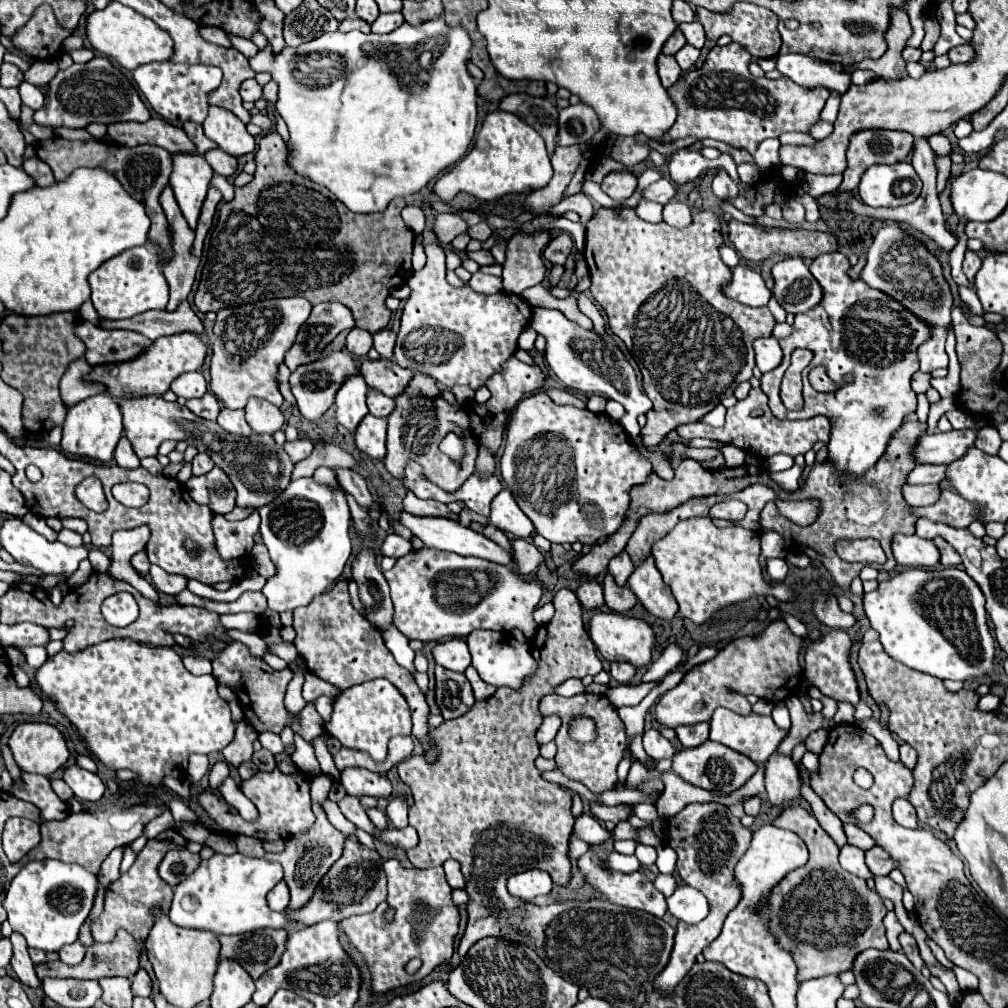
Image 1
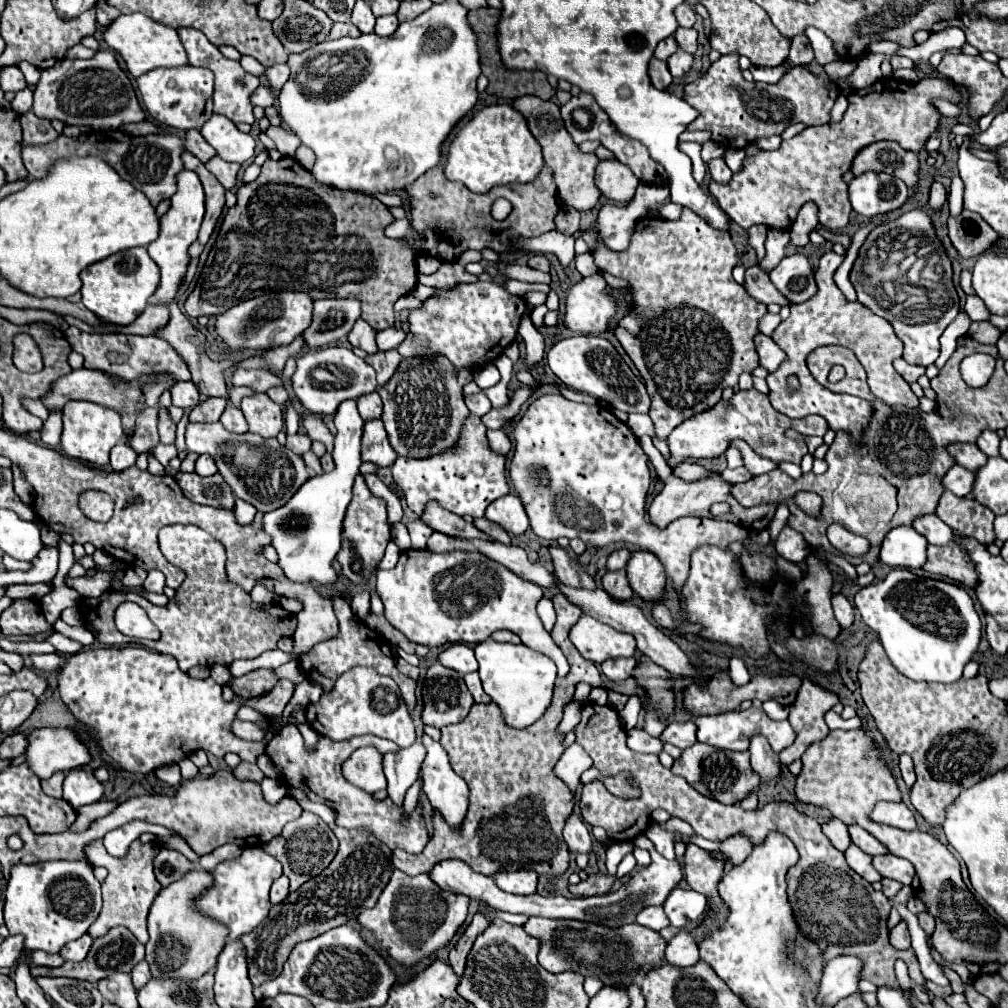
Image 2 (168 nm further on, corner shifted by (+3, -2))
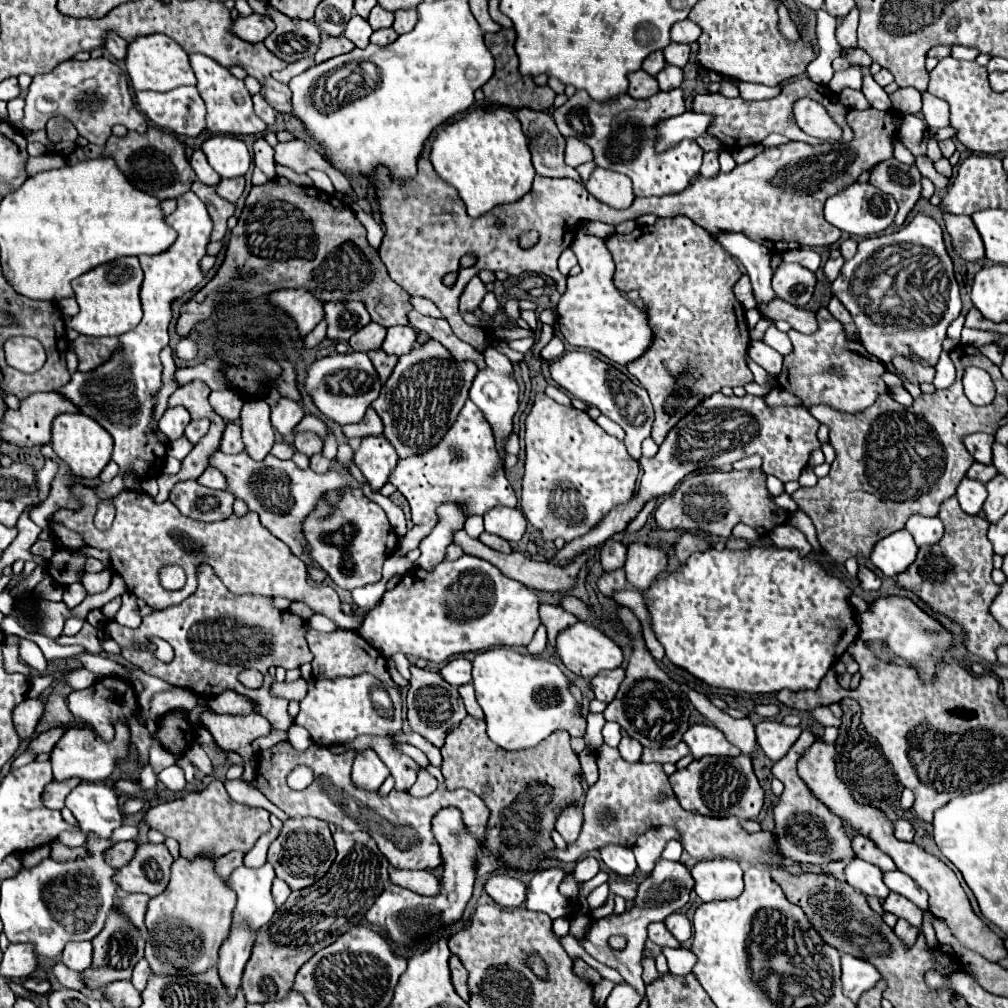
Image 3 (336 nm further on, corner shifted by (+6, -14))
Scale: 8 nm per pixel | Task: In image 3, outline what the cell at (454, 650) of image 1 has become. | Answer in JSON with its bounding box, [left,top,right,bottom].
[441,658,471,688]

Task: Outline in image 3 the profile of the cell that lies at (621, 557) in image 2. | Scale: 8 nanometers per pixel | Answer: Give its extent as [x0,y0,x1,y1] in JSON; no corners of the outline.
[599,538,627,570]

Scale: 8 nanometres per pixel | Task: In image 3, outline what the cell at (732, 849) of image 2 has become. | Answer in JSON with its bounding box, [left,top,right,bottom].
[691,860,743,902]

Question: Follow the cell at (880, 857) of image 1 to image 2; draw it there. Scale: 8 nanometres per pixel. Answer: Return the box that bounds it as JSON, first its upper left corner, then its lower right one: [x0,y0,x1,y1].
[872,854,914,884]

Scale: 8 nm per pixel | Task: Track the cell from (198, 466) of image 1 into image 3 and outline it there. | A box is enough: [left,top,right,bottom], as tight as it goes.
[197,466,227,490]

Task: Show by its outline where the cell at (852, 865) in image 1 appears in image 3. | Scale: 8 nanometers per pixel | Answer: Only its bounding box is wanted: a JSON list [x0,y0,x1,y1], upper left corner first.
[845,860,891,900]

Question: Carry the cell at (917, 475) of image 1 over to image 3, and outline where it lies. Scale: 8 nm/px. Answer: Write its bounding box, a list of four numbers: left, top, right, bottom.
[957,478,987,514]

